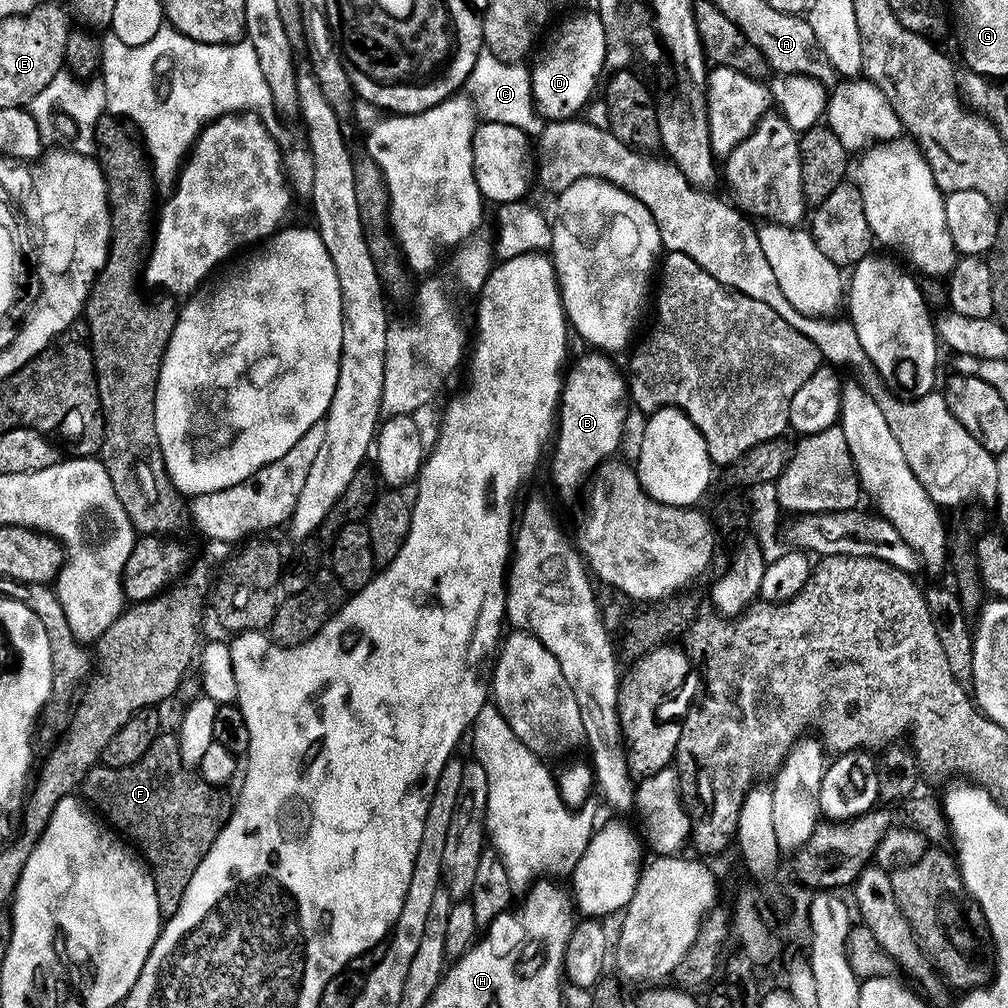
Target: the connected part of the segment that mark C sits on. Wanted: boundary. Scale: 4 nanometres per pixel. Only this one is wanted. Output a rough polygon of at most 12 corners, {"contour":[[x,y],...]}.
{"contour":[[485,50],[466,88],[483,121],[531,138],[546,122],[531,71]]}

